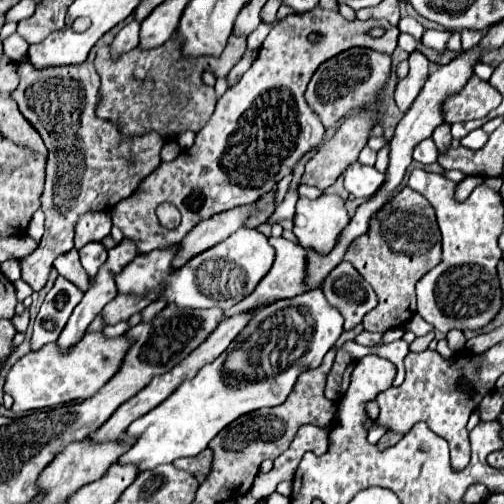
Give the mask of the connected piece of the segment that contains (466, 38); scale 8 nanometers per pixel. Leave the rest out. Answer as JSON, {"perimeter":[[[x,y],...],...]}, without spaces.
{"perimeter":[[[462,31],[462,51],[476,47],[482,39],[482,31]]]}

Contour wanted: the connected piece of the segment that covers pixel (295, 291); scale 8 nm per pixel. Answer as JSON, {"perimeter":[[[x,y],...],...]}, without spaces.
{"perimeter":[[[270,237],[270,245],[272,245],[274,251],[276,251],[276,261],[274,261],[272,269],[270,269],[268,275],[258,283],[258,287],[252,291],[252,295],[244,297],[238,305],[226,309],[226,311],[224,311],[224,317],[232,317],[232,315],[238,315],[238,313],[248,313],[248,311],[256,311],[256,309],[266,307],[266,305],[270,305],[270,303],[274,303],[274,301],[290,299],[290,297],[302,295],[302,293],[306,293],[306,291],[312,289],[312,287],[308,287],[308,283],[306,283],[308,253],[306,253],[302,247],[296,247],[296,243],[286,241],[284,237]]]}

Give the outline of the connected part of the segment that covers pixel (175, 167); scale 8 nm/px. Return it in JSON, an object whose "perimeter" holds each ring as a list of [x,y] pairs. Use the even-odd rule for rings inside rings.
{"perimeter":[[[320,7],[276,21],[256,61],[242,79],[218,99],[210,121],[196,133],[194,145],[180,155],[180,161],[162,163],[144,179],[134,195],[120,201],[112,209],[112,223],[122,229],[126,239],[136,243],[140,253],[150,253],[178,245],[196,223],[216,213],[256,203],[282,177],[292,173],[296,161],[306,151],[324,139],[324,125],[304,99],[306,85],[314,71],[350,47],[370,47],[392,55],[398,35],[398,27],[386,19],[348,21],[338,11]],[[376,25],[386,29],[386,35],[380,39],[368,35]],[[310,33],[318,33],[320,39],[314,43],[308,41]],[[164,201],[176,205],[182,213],[182,223],[174,231],[164,229],[156,219],[154,211]]]}

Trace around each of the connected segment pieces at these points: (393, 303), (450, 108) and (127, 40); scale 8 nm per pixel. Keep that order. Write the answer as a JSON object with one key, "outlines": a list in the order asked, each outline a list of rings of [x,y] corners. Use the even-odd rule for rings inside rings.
{"outlines":[[[[404,187],[396,197],[392,197],[372,219],[370,219],[370,229],[356,237],[344,255],[344,261],[352,263],[356,271],[372,285],[372,289],[378,295],[378,305],[372,313],[364,317],[364,329],[366,331],[378,331],[384,333],[392,327],[404,327],[414,315],[416,315],[416,293],[414,287],[416,283],[442,261],[442,249],[440,249],[440,229],[436,223],[436,215],[432,211],[432,205],[416,191]]],[[[472,75],[460,93],[448,97],[442,105],[444,123],[460,123],[470,119],[484,119],[492,109],[500,105],[500,93],[488,81]]],[[[132,21],[132,23],[128,23],[128,25],[116,35],[116,39],[114,39],[114,43],[112,43],[112,53],[114,53],[114,57],[118,57],[120,53],[126,53],[126,51],[130,51],[130,49],[134,49],[134,47],[138,45],[138,41],[140,41],[140,23],[138,23],[138,21]]]]}

